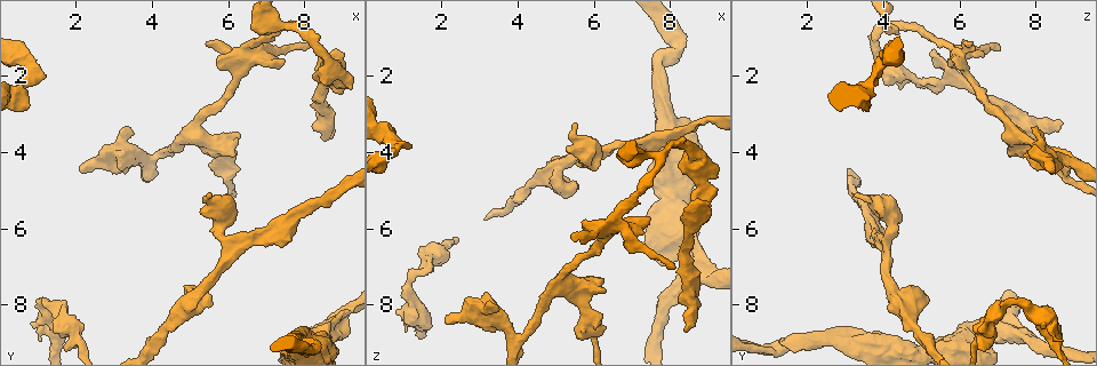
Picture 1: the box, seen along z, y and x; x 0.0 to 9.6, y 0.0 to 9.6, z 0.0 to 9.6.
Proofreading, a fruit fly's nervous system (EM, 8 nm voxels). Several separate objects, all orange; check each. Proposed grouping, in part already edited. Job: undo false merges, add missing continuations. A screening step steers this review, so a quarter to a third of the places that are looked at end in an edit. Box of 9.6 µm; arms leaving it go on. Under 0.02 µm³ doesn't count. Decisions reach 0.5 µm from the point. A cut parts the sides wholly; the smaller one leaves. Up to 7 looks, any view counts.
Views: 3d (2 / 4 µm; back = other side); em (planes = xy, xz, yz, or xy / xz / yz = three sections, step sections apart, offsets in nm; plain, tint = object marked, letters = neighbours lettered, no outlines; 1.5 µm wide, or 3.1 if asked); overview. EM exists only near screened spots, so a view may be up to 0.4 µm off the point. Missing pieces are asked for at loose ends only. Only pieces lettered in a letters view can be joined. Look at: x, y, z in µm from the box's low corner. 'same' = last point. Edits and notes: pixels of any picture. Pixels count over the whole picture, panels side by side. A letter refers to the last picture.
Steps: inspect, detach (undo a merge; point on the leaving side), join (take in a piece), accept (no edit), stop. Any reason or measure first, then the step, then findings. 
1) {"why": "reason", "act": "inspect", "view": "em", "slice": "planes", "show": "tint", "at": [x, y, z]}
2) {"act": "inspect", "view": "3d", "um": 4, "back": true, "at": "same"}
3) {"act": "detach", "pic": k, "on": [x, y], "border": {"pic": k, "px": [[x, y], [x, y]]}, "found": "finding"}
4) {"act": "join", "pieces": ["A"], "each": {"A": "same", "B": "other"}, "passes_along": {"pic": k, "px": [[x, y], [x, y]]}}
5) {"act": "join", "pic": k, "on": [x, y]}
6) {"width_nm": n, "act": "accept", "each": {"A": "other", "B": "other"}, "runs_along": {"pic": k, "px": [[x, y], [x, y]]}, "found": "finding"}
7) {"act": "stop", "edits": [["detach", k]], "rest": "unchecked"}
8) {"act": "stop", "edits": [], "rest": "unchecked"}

{"why": "branch stops here", "act": "inspect", "view": "3d", "um": 2, "at": [0.80, 8.50, 8.20]}

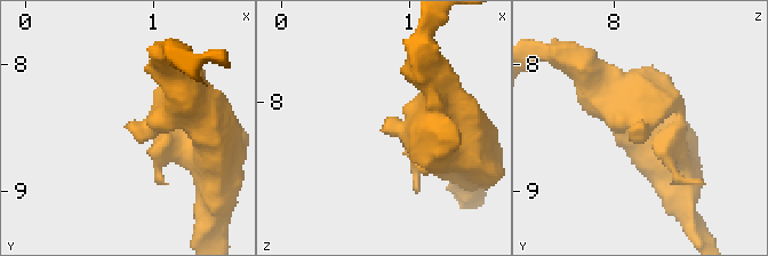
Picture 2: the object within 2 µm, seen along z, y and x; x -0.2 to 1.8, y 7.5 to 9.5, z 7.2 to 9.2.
{"why": "need the tissue", "act": "inspect", "view": "em", "slice": "xz", "step": 4, "show": "letters", "at": [0.78, 8.48, 8.24]}

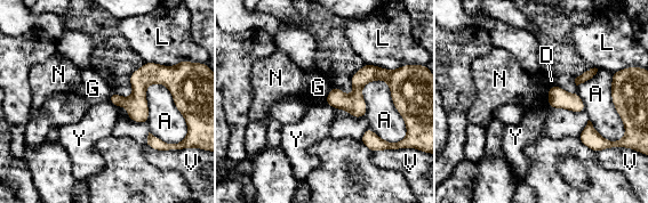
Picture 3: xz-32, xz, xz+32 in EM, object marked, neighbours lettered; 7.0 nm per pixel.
{"act": "inspect", "view": "em", "slice": "planes", "show": "letters", "at": "same"}

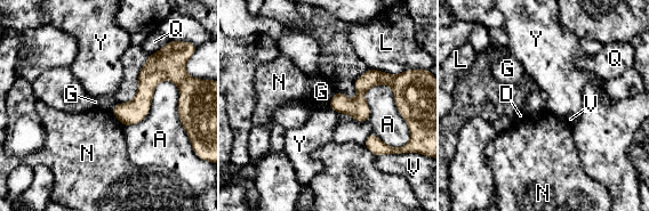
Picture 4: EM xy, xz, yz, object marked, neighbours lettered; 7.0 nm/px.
{"act": "accept", "each": {"A": "other", "D": "other", "G": "other", "L": "other", "N": "other", "Q": "other", "V": "other", "Y": "other"}, "border": {"pic": 4, "px": [[328, 107], [338, 114]]}, "found": "no lettered piece goes on from it"}

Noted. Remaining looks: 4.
{"why": "four-way junction", "act": "inspect", "view": "em", "slice": "planes", "show": "tint", "at": [6.40, 1.60, 6.00]}

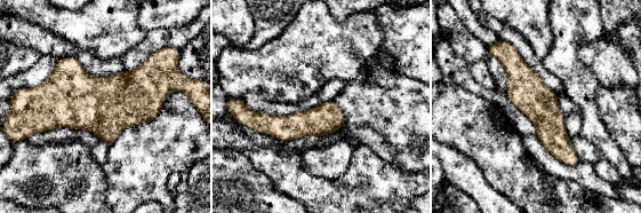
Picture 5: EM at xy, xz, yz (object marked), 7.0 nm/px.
{"why": "see the neighbours", "act": "inspect", "view": "em", "slice": "planes", "show": "letters", "at": "same"}

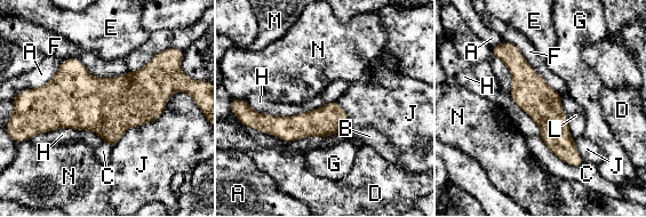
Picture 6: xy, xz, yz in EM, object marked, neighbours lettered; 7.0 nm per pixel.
{"longest_contact_nm": ["H", 500], "act": "accept", "each": {"A": "other", "B": "other", "C": "other", "D": "other", "E": "other", "F": "other", "G": "other", "H": "other", "J": "other", "L": "other", "M": "other", "N": "other"}, "border": {"pic": 6, "px": [[32, 137], [74, 128], [103, 141]]}, "found": "one neuron here"}

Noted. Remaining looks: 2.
{"why": "three-way junction", "act": "inspect", "view": "em", "slice": "xy", "step": 8, "show": "tint", "at": [8.75, 2.05, 5.70]}

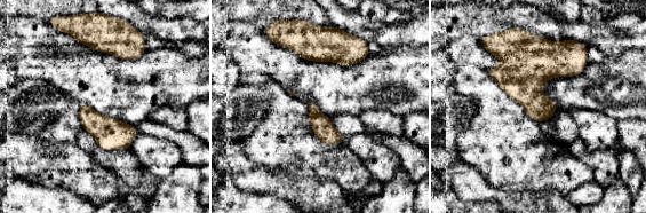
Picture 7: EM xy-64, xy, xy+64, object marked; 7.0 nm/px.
{"why": "cut it another way", "act": "inspect", "view": "em", "slice": "xz", "step": 8, "show": "letters", "at": "same"}

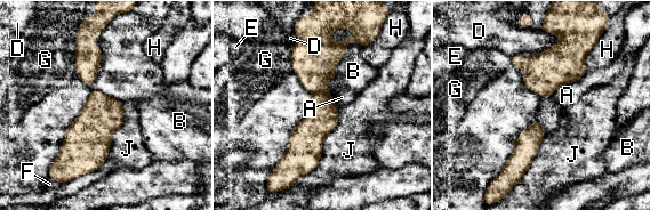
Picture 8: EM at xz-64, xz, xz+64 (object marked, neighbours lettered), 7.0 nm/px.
{"act": "detach", "pic": 8, "on": [321, 119], "each": {"A": "other", "B": "other", "D": "other", "E": "other", "F": "other", "G": "other", "H": "other", "J": "other"}, "border": {"pic": 8, "px": [[328, 93], [314, 94]]}, "found": "a second neuron is stuck on"}

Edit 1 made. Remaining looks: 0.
{"act": "stop", "edits": [["detach", 8]], "rest": "unchecked"}

